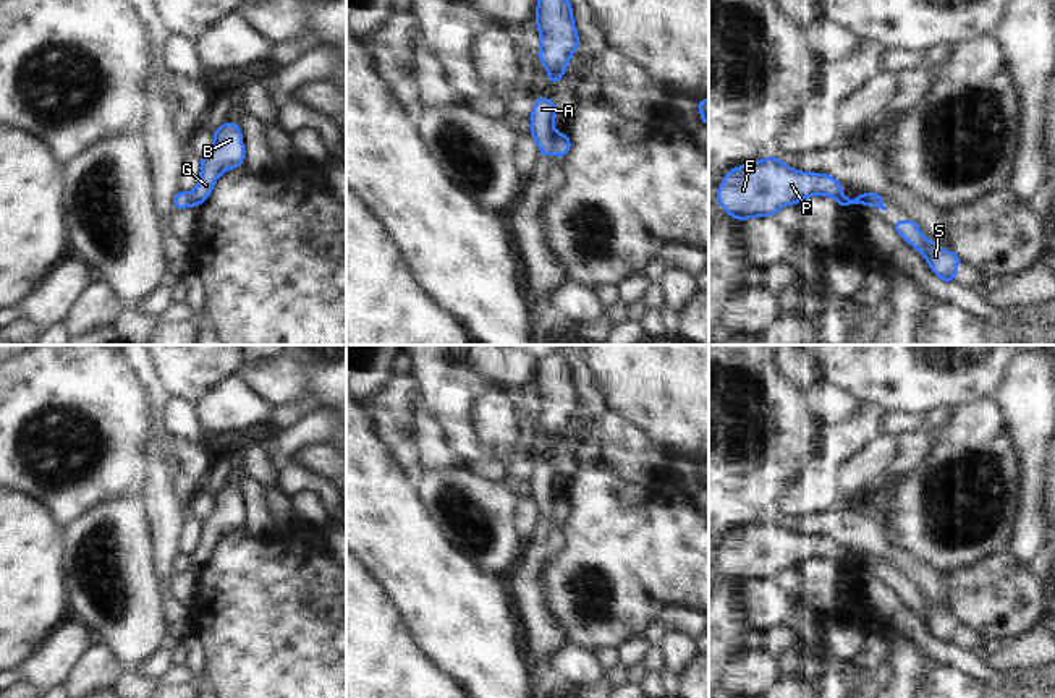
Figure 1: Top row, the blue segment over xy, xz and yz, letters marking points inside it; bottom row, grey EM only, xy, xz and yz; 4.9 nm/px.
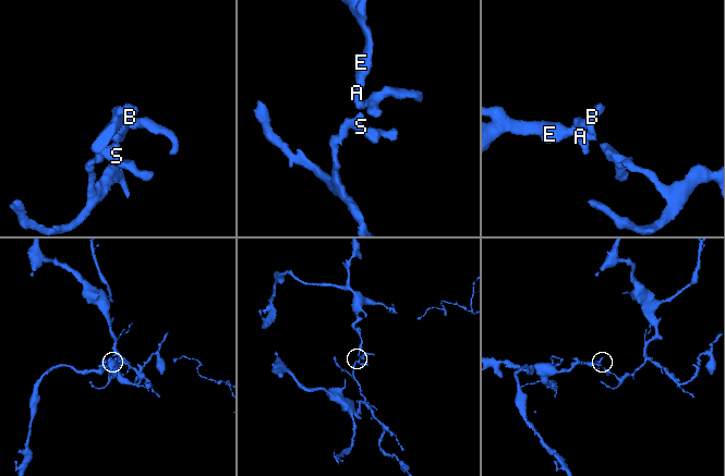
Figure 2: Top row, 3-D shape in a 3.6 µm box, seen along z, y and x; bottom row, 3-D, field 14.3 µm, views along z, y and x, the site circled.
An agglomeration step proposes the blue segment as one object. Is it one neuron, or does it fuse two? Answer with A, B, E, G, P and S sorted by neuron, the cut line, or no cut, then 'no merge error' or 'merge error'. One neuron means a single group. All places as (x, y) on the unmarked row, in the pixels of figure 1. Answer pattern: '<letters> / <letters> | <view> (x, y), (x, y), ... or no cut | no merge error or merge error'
A E P / B G S | xz (555, 496), (549, 514) | merge error

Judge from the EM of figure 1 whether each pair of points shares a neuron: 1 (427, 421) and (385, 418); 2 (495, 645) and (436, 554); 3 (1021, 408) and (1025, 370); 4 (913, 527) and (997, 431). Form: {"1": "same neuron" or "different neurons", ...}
{"1": "different neurons", "2": "same neuron", "3": "same neuron", "4": "same neuron"}

